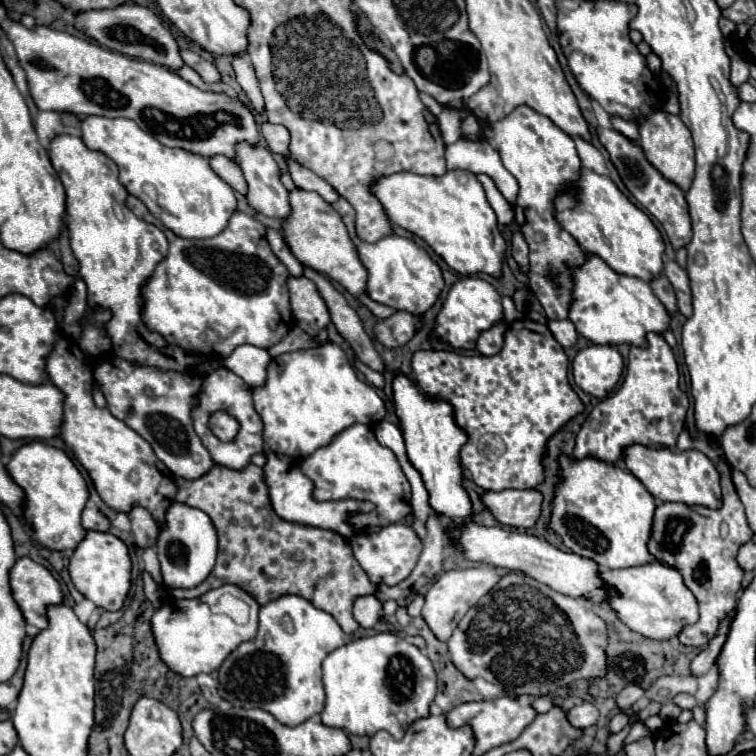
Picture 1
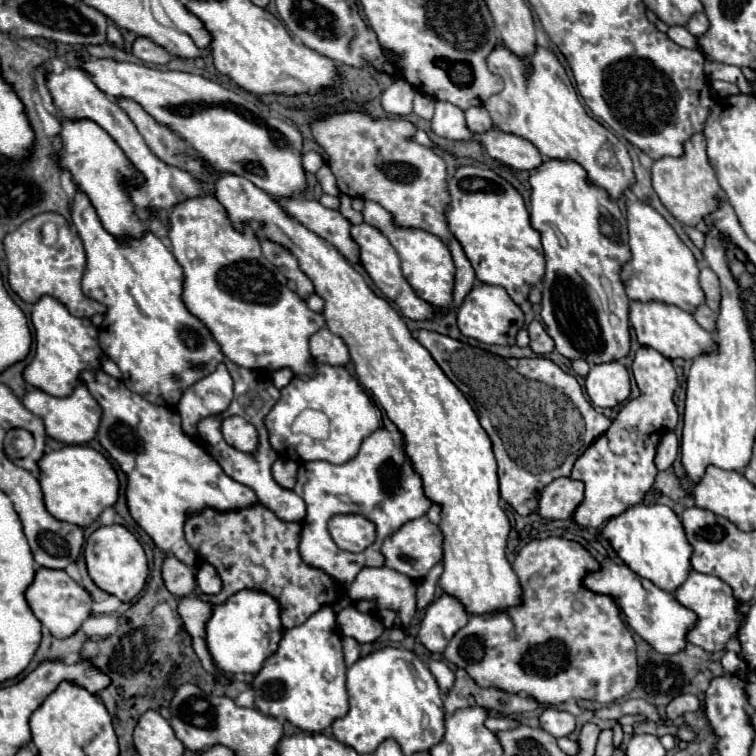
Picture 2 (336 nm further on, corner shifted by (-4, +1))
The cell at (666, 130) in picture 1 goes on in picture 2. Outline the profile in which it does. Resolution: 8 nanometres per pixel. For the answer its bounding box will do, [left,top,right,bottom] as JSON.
[652,134,720,226]

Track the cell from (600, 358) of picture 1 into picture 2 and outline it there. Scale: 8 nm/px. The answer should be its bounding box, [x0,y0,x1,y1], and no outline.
[586,362,630,408]

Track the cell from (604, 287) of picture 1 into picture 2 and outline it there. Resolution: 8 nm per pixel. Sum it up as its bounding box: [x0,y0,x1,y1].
[630,302,718,360]

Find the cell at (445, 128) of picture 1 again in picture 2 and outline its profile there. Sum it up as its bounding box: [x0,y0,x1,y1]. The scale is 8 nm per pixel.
[414,92,436,120]

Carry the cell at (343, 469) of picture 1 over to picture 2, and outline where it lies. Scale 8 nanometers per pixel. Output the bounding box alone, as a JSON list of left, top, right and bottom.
[294,428,432,588]

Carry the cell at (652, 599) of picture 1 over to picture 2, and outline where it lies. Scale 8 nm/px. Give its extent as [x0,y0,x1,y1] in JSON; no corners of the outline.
[674,570,744,652]

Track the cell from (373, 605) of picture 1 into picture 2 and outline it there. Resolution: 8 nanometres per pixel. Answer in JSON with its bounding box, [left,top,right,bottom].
[336,604,384,644]

